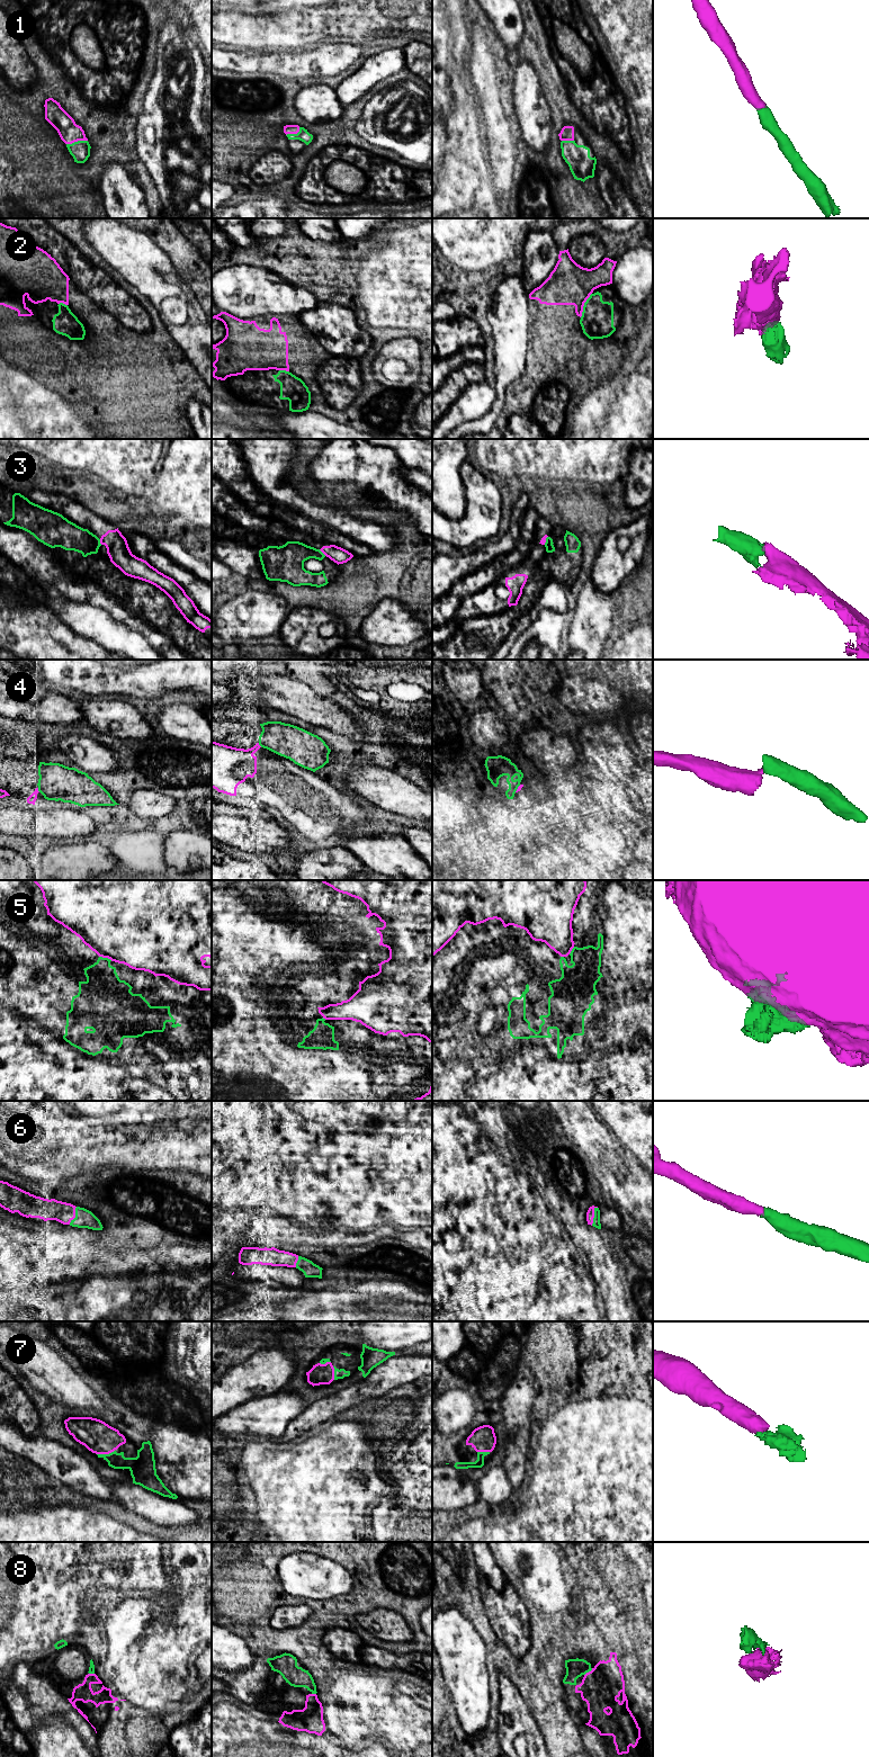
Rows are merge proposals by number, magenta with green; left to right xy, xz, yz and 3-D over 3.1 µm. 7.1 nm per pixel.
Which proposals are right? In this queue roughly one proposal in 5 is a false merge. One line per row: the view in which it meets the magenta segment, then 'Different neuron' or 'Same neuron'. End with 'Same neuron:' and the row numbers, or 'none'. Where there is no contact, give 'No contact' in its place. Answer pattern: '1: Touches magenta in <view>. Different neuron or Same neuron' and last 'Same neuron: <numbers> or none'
1: Touches magenta in xy. Same neuron
2: Touches magenta in yz. Same neuron
3: Touches magenta in xz. Same neuron
4: Touches magenta in xy. Different neuron
5: Touches magenta in xy. Same neuron
6: Touches magenta in yz. Same neuron
7: Touches magenta in xy. Same neuron
8: Touches magenta in yz. Same neuron
Same neuron: 1, 2, 3, 5, 6, 7, 8

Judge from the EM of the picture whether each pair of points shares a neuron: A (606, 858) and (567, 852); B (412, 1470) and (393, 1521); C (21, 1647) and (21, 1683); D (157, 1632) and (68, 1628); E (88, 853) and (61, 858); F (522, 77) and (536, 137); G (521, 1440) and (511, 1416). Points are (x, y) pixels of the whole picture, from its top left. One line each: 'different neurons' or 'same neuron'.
A: different neurons
B: same neuron
C: different neurons
D: different neurons
E: same neuron
F: same neuron
G: same neuron

